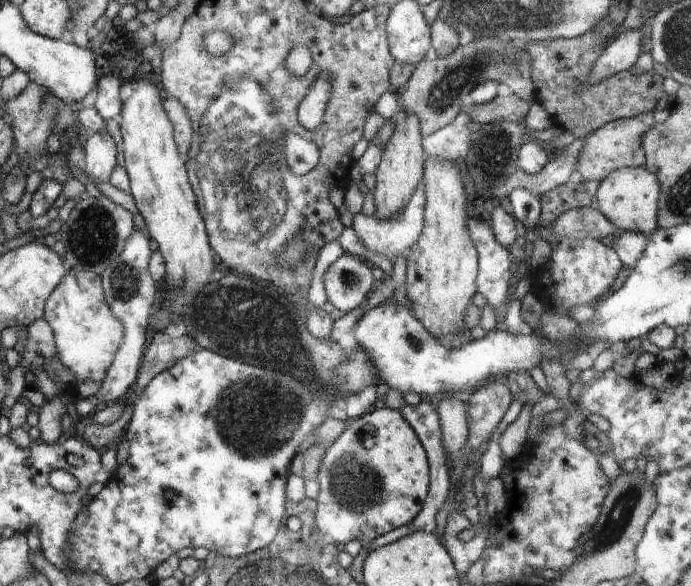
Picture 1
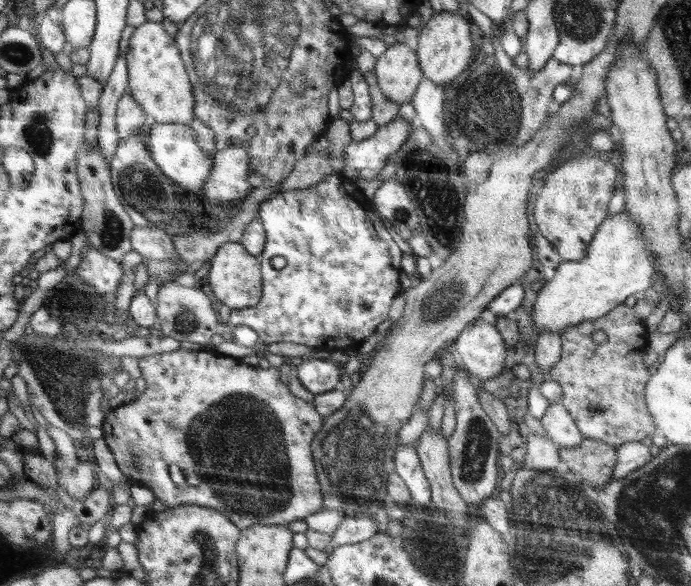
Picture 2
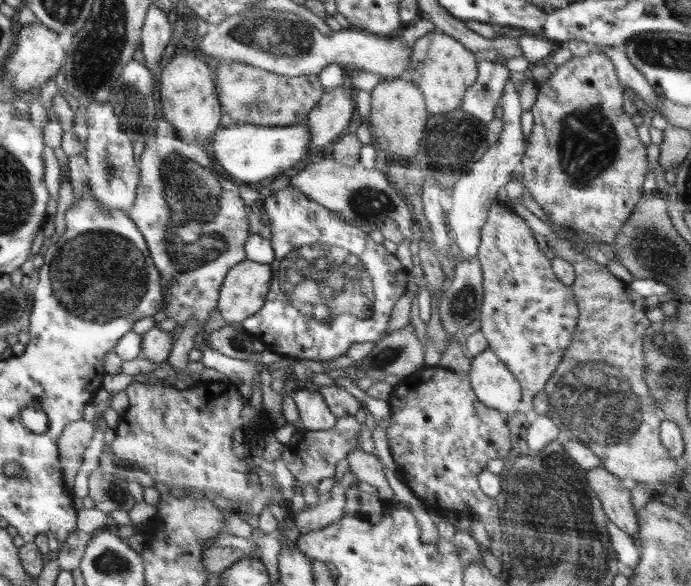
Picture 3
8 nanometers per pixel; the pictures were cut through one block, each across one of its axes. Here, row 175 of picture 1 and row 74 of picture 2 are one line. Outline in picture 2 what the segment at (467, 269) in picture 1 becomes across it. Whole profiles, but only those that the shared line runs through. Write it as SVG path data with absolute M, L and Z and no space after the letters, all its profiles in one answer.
M448 11L433 14L424 28L421 28L421 34L414 41L414 45L422 74L426 79L441 86L450 83L464 69L468 68L474 47L469 30L469 21L458 12Z

